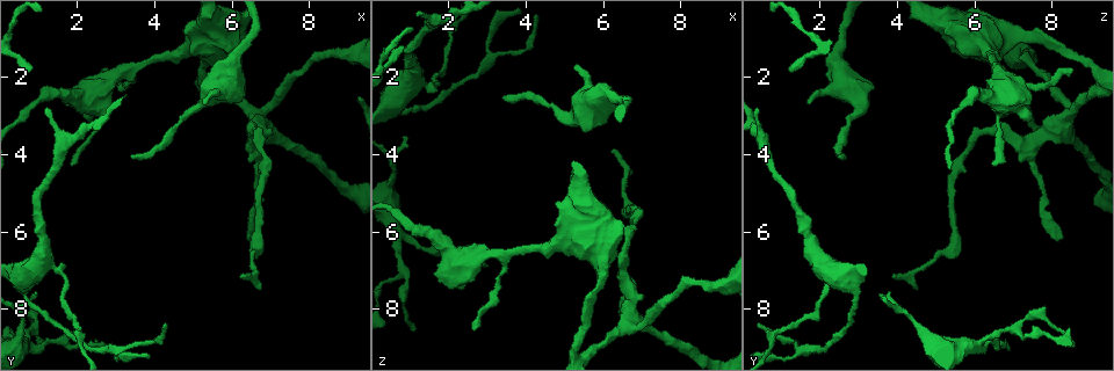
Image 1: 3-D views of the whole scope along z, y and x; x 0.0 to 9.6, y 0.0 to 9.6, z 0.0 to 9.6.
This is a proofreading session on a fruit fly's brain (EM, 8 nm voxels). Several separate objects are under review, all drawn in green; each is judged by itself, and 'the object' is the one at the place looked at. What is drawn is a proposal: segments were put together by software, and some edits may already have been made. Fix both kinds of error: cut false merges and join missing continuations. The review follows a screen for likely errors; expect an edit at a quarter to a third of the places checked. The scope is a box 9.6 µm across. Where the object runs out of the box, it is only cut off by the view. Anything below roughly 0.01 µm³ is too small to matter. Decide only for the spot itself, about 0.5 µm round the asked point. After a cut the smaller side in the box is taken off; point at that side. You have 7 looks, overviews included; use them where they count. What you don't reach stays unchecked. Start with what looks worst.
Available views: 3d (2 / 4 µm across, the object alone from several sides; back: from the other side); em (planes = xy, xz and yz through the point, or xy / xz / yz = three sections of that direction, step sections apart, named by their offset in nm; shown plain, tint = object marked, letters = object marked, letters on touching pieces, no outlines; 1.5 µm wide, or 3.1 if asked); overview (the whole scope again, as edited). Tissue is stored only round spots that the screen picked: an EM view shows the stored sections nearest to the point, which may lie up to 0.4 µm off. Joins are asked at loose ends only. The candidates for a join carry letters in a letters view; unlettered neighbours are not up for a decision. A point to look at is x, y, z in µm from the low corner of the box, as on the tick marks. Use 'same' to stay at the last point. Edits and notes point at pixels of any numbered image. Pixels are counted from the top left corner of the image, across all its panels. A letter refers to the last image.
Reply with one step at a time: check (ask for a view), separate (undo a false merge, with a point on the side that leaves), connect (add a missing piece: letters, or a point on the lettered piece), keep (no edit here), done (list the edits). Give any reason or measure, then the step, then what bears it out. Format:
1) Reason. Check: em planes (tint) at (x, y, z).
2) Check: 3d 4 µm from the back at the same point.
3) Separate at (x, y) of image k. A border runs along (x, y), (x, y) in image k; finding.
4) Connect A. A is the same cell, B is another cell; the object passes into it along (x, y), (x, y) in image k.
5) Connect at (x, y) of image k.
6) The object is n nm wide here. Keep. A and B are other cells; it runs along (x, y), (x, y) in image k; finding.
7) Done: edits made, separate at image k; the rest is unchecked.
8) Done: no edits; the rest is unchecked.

Branch stops here. Check: 3d 4 µm from the back at (4.75, 0.85, 5.20).

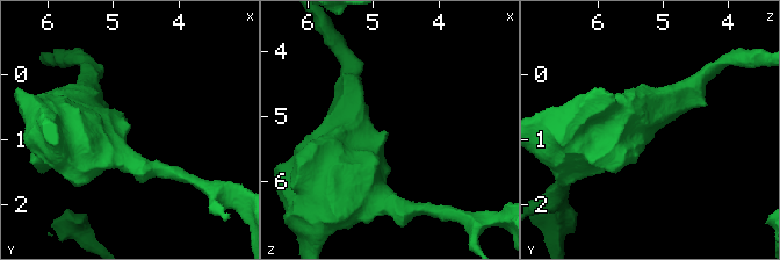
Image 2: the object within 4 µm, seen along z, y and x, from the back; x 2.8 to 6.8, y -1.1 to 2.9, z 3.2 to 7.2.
Shape alone is not enough. Check: em 3.1 µm planes (letters) at the same point.

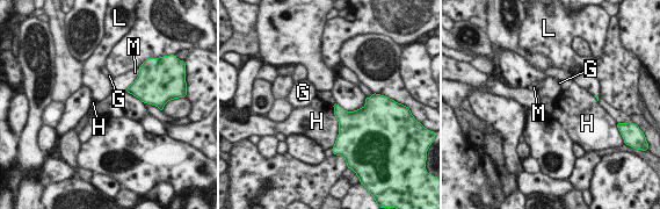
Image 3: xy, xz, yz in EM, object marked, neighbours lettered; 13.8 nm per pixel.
Keep. G, H, L and M are other cells; a border runs along (331, 105), (338, 122), (335, 142) in image 3; none of them fits.

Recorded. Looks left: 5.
Small branch off a trunk. Check: em planes (tint) at (1.25, 6.95, 2.25).

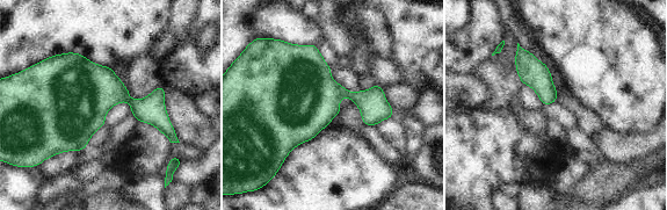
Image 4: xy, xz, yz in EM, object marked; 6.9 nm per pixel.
Check: em planes (letters) at the same point.

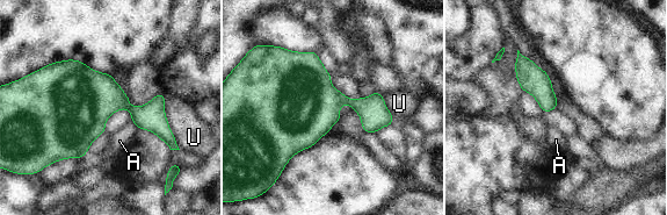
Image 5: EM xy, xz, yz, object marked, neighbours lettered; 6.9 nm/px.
Keep. A and U are other cells; a border runs along (131, 119), (136, 128) in image 5; continuous, no second neuron.

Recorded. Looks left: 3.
Check: 3d 4 µm at (6.60, 4.60, 7.65).

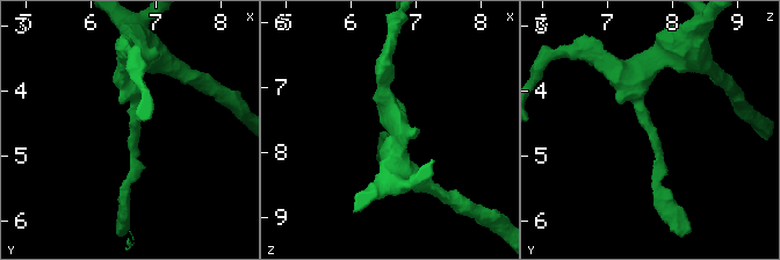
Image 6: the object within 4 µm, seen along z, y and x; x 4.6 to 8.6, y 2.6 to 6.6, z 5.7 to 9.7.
Check: em planes (letters) at (6.65, 4.55, 7.60).

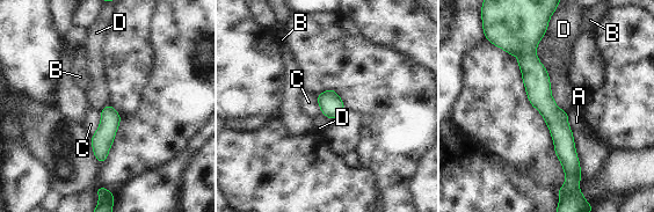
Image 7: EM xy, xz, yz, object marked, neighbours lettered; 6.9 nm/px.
Keep. A, B, C and D are other cells; it runs along (532, 39), (530, 66), (569, 173) in image 7; all the same neuron.

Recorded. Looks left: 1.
Done: no edits; the rest is unchecked.

